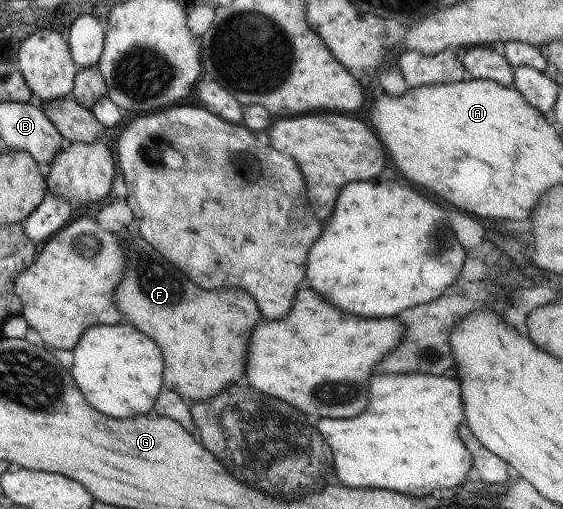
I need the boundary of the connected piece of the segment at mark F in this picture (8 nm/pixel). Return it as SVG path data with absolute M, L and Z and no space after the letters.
M123 228L115 234L121 238L125 252L125 272L115 292L115 304L123 318L153 338L163 352L165 388L155 400L155 412L179 422L199 441L200 432L190 413L189 403L207 400L243 376L247 340L251 328L261 318L257 304L253 296L241 292L241 288L199 290L185 272L179 272L167 260L161 262L163 256L141 236Z

